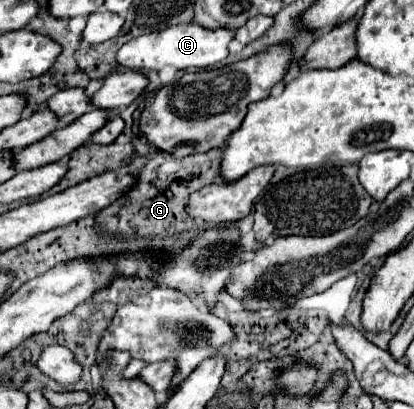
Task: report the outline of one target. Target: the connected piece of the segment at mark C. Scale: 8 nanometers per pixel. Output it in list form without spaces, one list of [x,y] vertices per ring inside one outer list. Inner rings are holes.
[[[181,23],[167,27],[163,31],[147,33],[141,35],[133,41],[127,41],[119,51],[117,51],[117,61],[129,69],[137,71],[149,71],[149,69],[163,69],[167,65],[173,65],[177,69],[187,69],[187,67],[209,67],[219,61],[223,61],[229,55],[229,41],[233,39],[235,31],[231,29],[205,29],[197,23]]]

